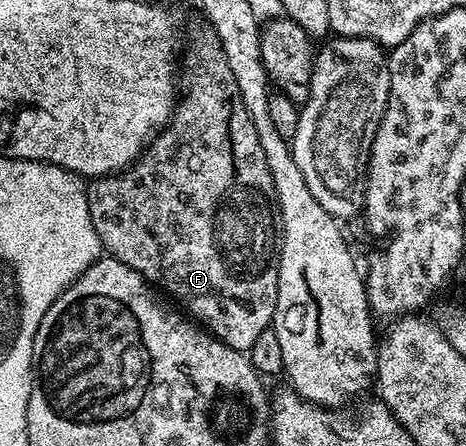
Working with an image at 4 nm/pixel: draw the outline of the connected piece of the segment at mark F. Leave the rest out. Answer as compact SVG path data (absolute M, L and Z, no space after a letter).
M208 27L197 29L193 33L193 42L189 50L183 53L183 96L176 102L173 116L164 129L145 146L141 156L133 164L128 165L120 173L111 173L108 177L95 177L88 182L85 194L87 207L91 215L91 227L95 227L95 235L99 235L102 250L119 263L127 263L140 277L144 277L150 286L158 290L166 289L179 304L180 308L196 324L204 327L212 336L217 337L227 347L247 351L259 335L273 324L275 307L277 306L277 259L279 256L279 214L275 183L271 179L271 171L267 167L267 159L263 147L259 145L259 135L251 121L251 115L240 98L238 84L231 75L227 59L223 55L223 47L219 43L219 35Z

